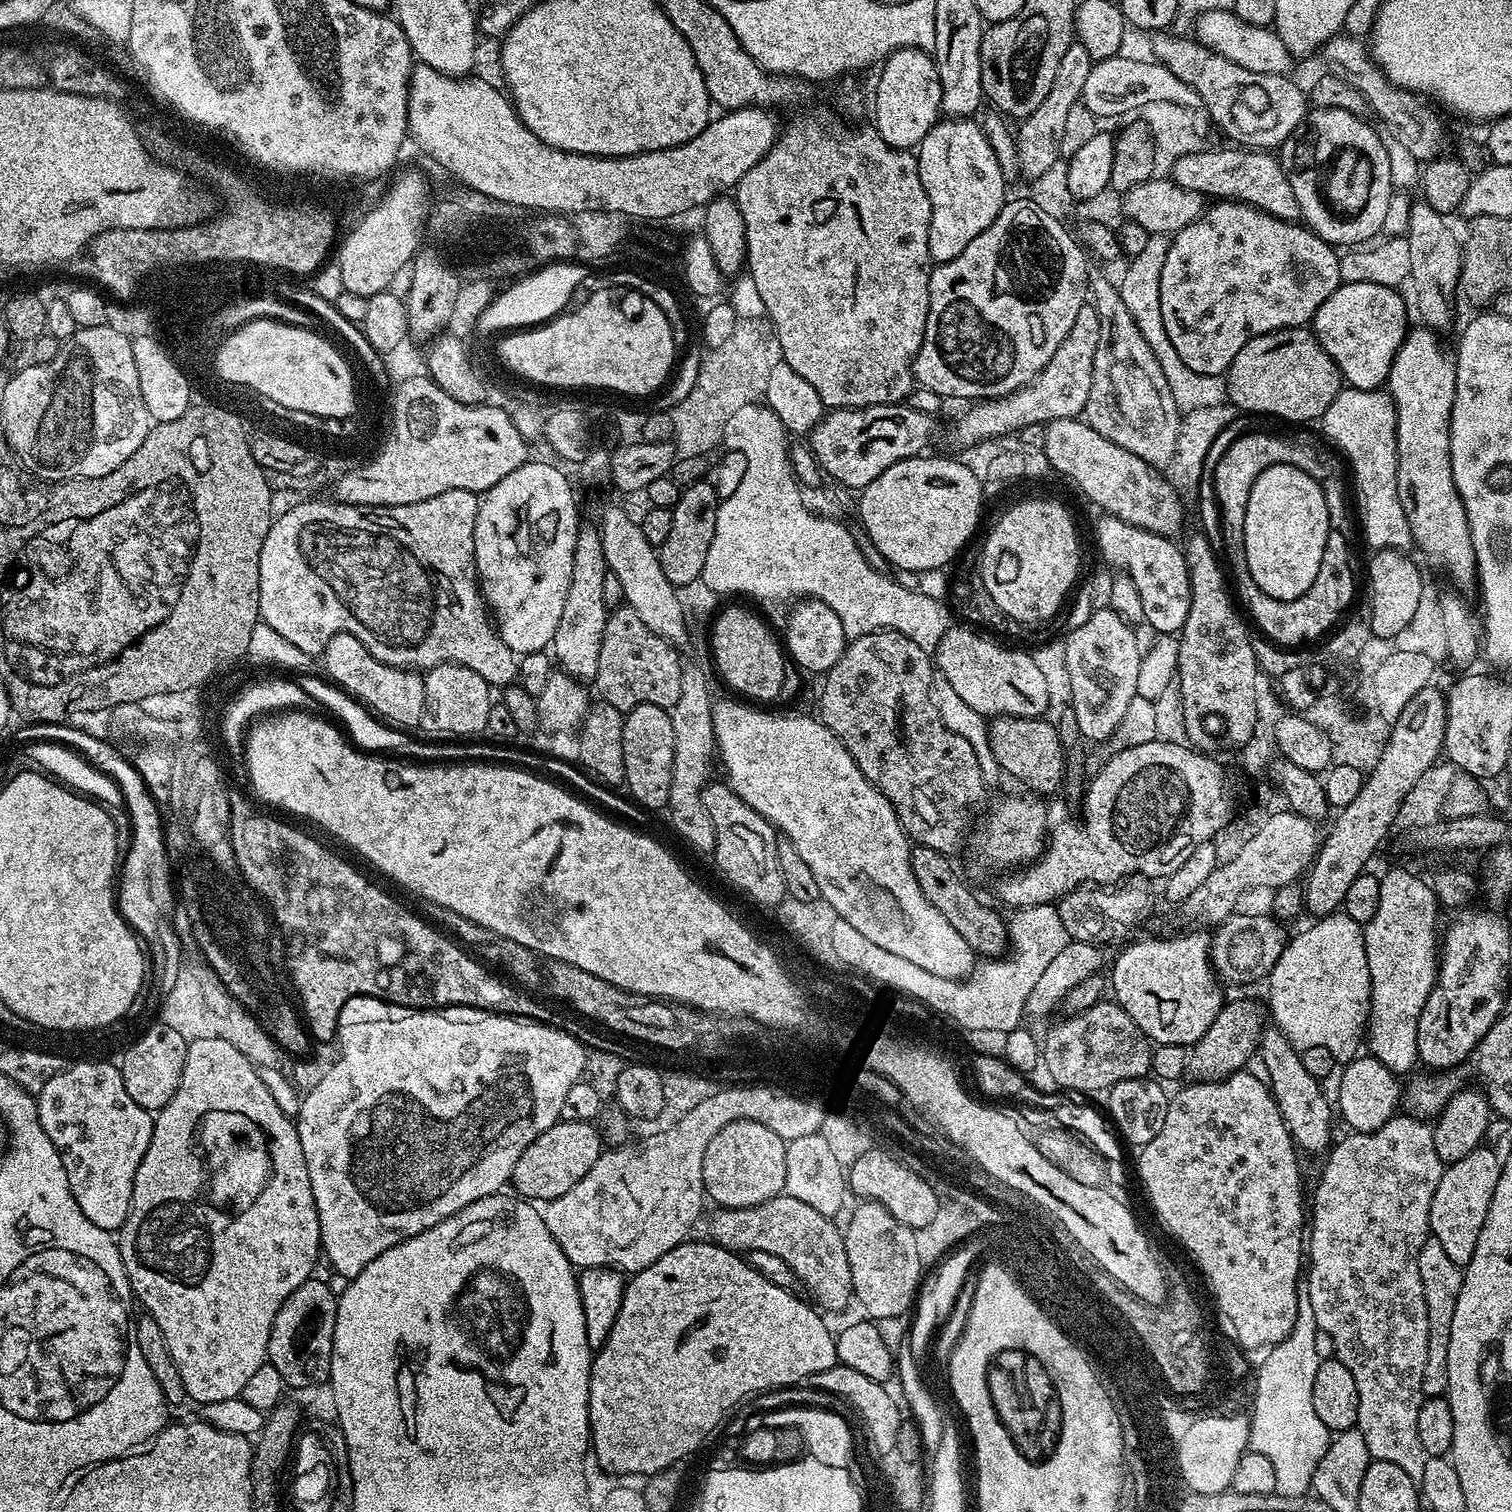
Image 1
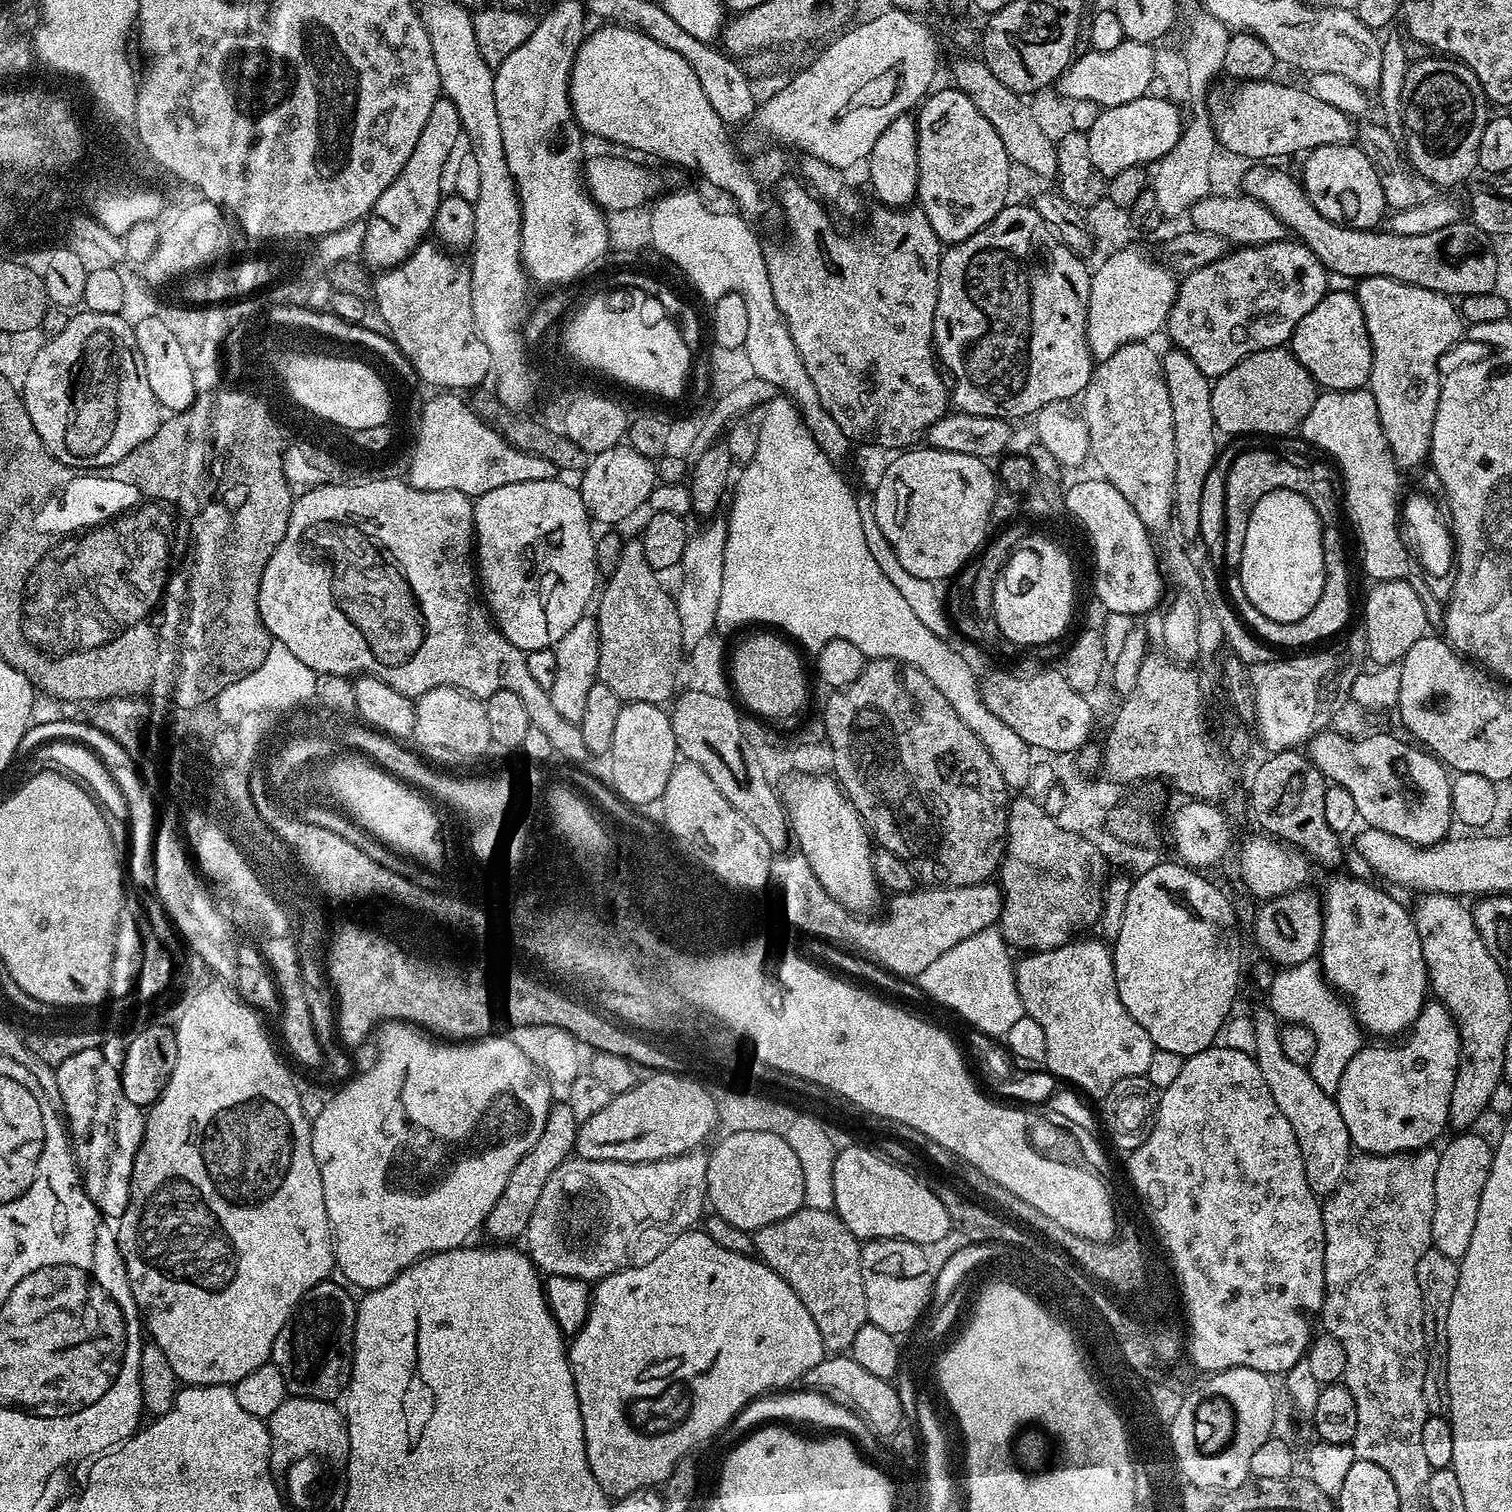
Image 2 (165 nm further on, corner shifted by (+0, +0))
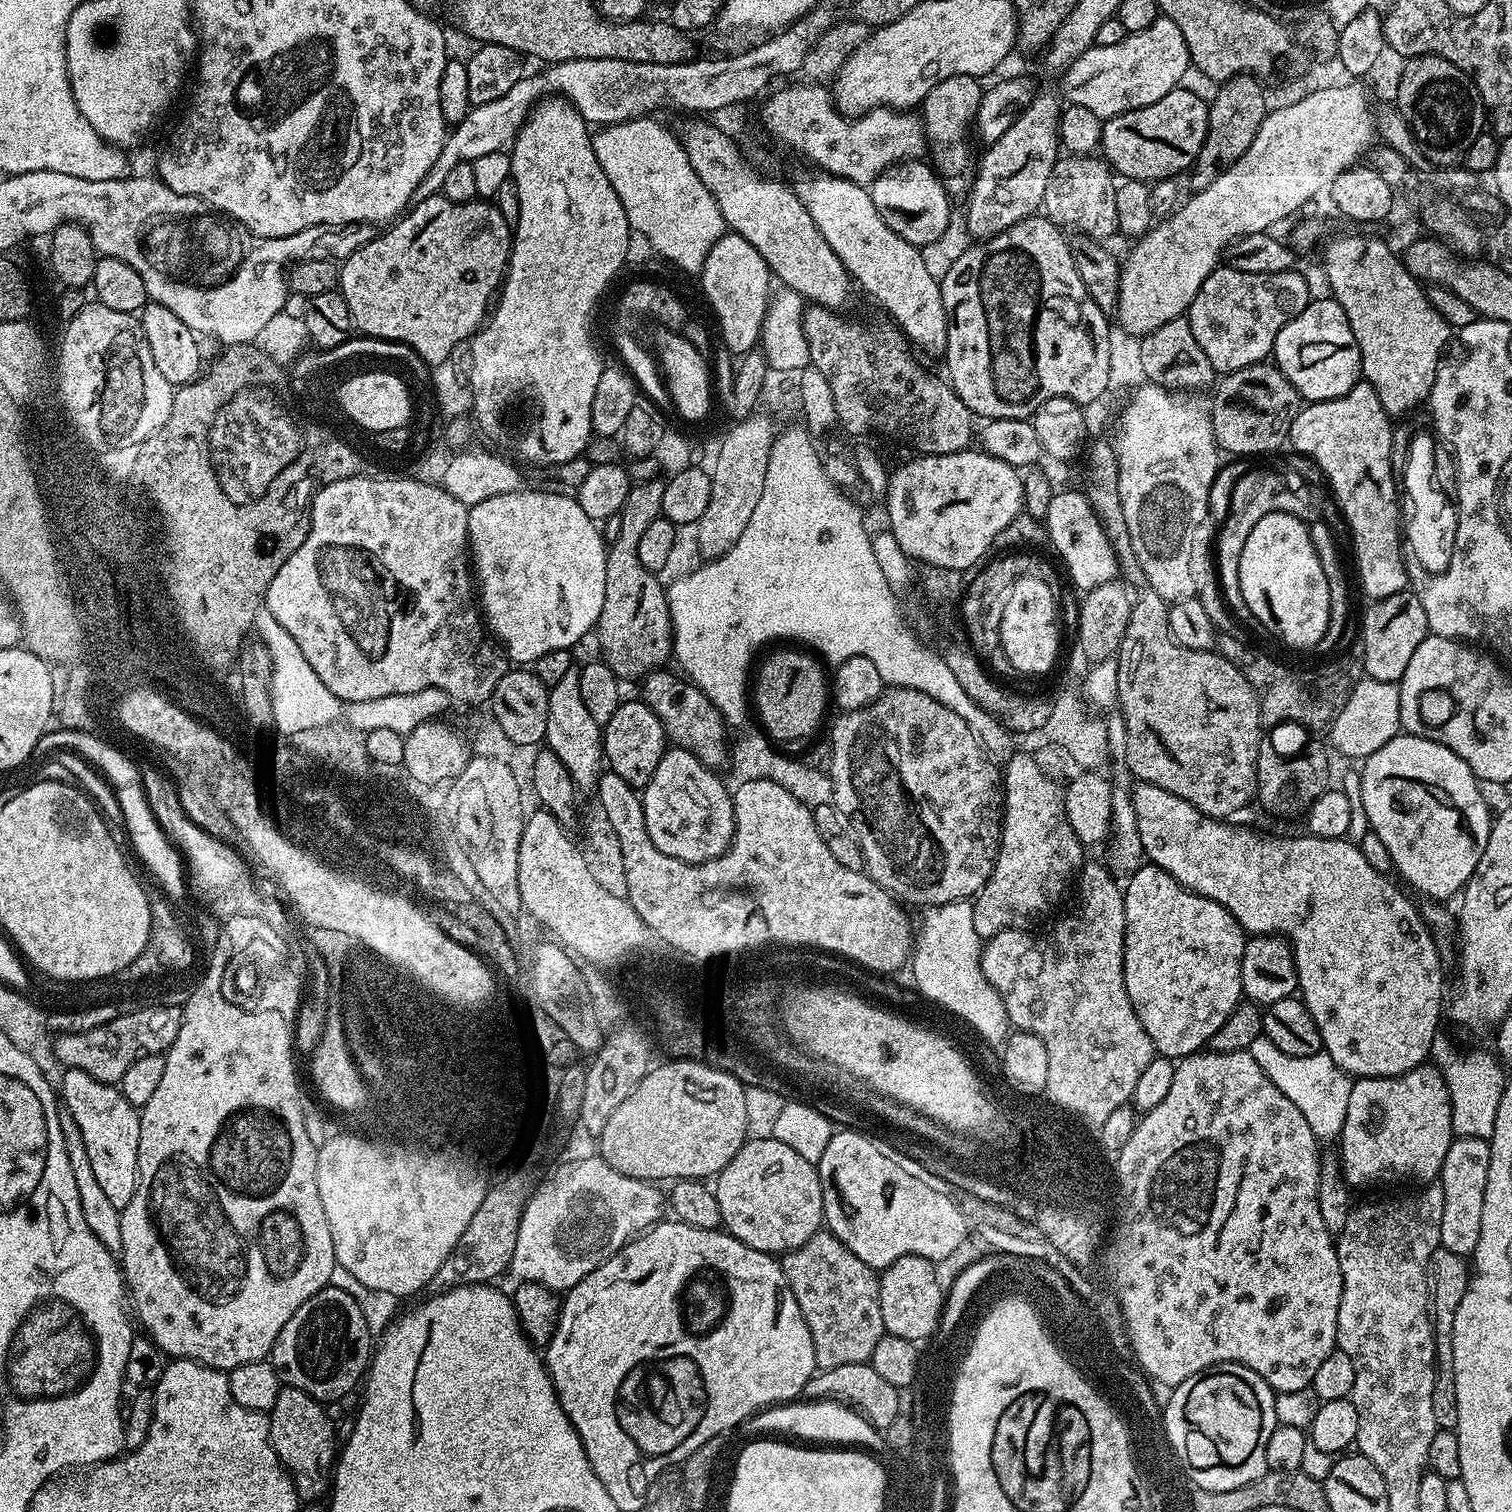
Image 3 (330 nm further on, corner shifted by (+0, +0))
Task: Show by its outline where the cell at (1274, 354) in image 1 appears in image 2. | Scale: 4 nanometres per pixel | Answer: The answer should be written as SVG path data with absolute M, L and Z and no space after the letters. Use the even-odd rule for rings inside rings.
M1287 347L1271 348L1270 350L1258 350L1238 366L1226 370L1226 374L1215 377L1212 393L1210 394L1210 410L1214 410L1214 422L1221 433L1229 432L1232 438L1242 438L1238 436L1248 436L1251 432L1261 432L1264 436L1284 436L1287 432L1295 433L1300 427L1300 423L1310 414L1310 406L1314 406L1318 395L1318 385L1298 362L1298 358Z

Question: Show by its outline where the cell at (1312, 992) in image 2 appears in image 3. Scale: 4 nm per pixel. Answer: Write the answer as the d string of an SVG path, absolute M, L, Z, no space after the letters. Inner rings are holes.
M1321 1050L1318 1054L1306 1058L1276 1058L1276 1061L1260 1060L1262 1070L1267 1076L1274 1077L1277 1086L1302 1110L1302 1118L1310 1122L1310 1130L1314 1130L1317 1141L1335 1141L1339 1137L1342 1126L1346 1122L1346 1106L1350 1106L1350 1090L1354 1083L1353 1077L1342 1071L1330 1058L1327 1052Z

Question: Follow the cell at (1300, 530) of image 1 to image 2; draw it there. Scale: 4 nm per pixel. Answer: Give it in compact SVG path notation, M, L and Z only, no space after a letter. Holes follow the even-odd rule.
M1271 488L1264 492L1258 502L1250 510L1250 518L1246 522L1246 542L1242 542L1242 558L1238 575L1242 578L1242 590L1246 590L1246 598L1266 618L1283 624L1293 624L1314 606L1318 606L1318 598L1322 598L1324 589L1324 551L1322 550L1322 534L1325 527L1312 503L1300 492L1289 488Z

